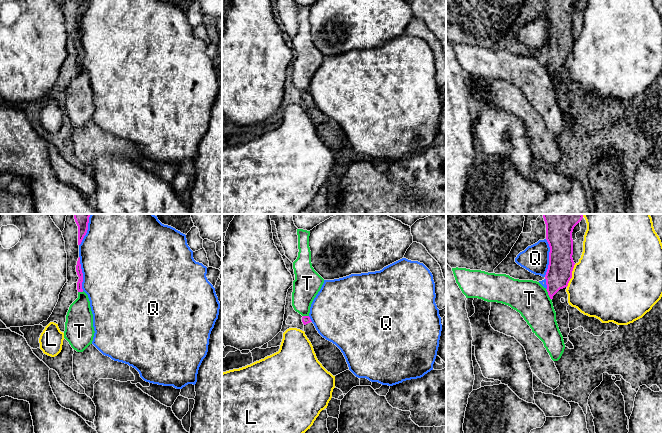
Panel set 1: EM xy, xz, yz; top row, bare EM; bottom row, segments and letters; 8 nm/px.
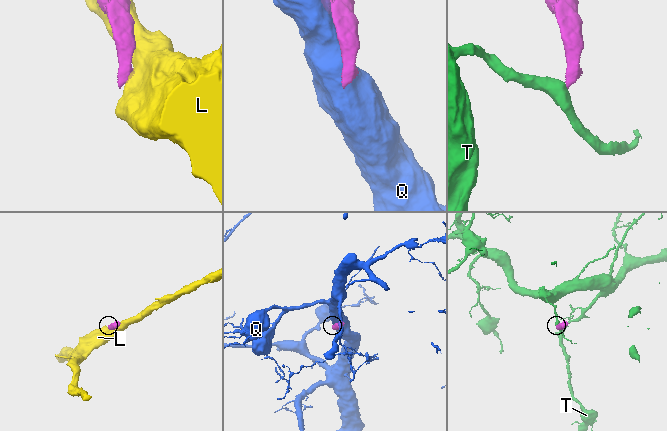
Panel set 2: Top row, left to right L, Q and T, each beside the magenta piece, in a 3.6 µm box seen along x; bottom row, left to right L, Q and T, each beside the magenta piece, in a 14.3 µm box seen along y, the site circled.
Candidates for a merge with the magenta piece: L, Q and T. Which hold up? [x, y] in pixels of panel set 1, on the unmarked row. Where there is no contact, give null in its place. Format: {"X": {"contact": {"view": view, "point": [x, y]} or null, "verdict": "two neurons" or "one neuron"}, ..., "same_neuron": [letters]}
{"L": {"contact": {"view": "yz", "point": [571, 51]}, "verdict": "two neurons"}, "Q": {"contact": {"view": "yz", "point": [549, 34]}, "verdict": "two neurons"}, "T": {"contact": {"view": "yz", "point": [548, 70]}, "verdict": "two neurons"}, "same_neuron": []}

